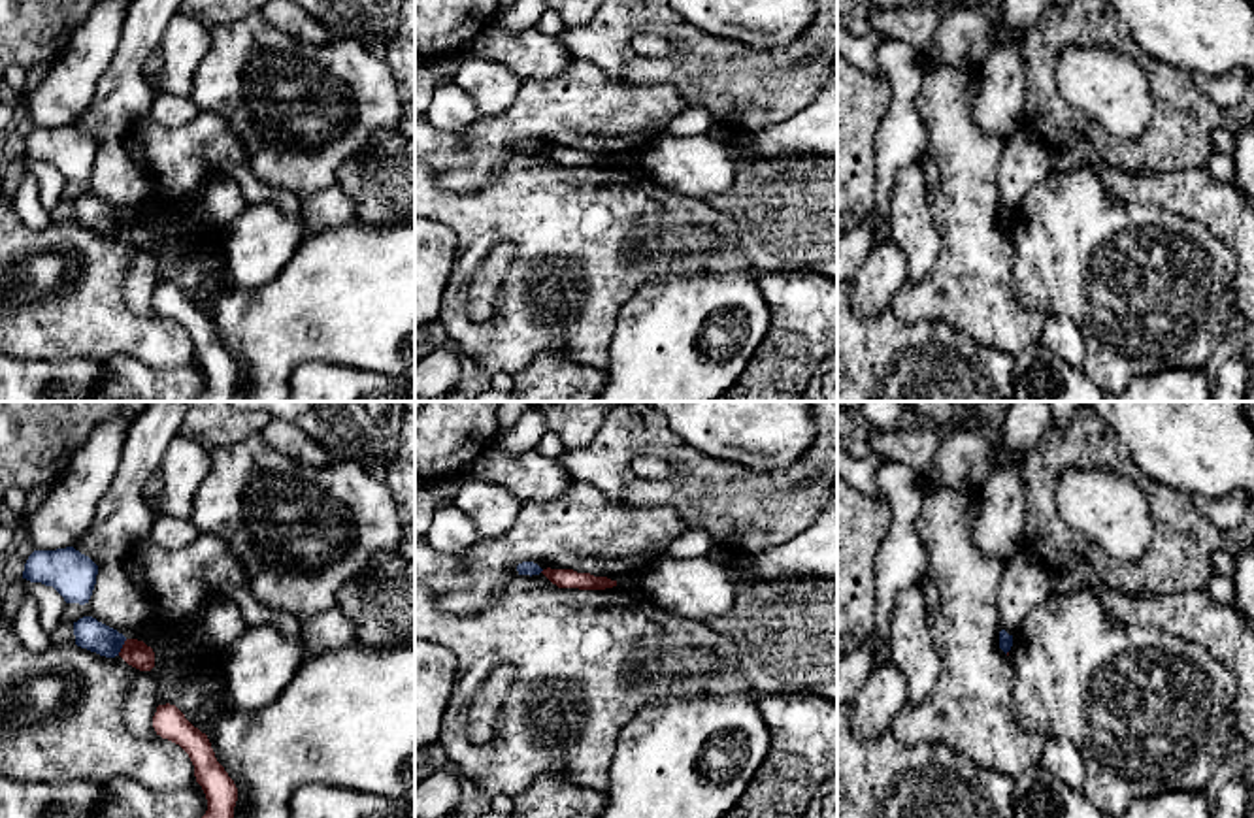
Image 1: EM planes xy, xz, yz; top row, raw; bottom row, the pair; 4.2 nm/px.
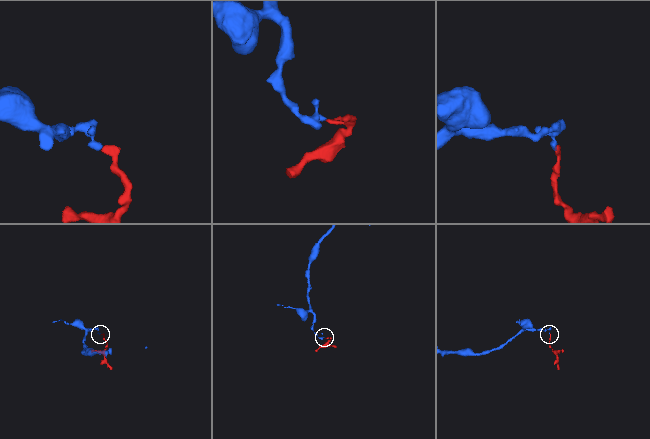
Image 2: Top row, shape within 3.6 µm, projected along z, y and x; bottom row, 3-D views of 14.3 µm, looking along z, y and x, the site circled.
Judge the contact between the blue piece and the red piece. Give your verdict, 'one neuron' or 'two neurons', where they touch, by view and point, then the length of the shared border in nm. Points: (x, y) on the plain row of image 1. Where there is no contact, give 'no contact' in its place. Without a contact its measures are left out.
two neurons; meets blue in xy at (121, 225); contact 80 nm long

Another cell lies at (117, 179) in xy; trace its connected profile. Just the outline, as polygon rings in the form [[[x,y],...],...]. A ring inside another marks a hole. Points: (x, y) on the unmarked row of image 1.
[[[121,138],[98,145],[91,177],[85,183],[68,181],[62,200],[74,202],[83,194],[92,194],[126,215],[143,204],[151,190],[153,177],[132,160]]]

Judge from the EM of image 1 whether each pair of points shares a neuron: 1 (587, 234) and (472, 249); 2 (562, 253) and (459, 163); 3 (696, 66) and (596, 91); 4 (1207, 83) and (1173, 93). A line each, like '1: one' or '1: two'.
1: one
2: two
3: two
4: two

